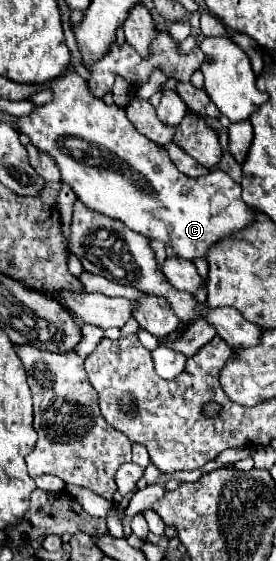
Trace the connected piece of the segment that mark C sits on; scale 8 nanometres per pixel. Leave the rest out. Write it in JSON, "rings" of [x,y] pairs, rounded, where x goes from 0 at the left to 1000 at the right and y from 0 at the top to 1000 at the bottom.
{"rings":[[[254,128],[254,135],[232,135],[188,160],[196,160],[196,178],[188,178],[181,185],[138,189],[116,203],[80,207],[80,210],[65,214],[65,235],[101,239],[109,250],[116,250],[116,257],[123,257],[138,267],[174,271],[181,278],[196,278],[196,285],[203,285],[203,292],[210,292],[210,299],[217,299],[217,307],[225,307],[225,321],[261,332],[261,339],[275,342],[275,349],[283,349],[326,374],[362,378],[362,381],[399,385],[399,389],[428,389],[428,392],[442,392],[464,406],[478,406],[486,414],[507,414],[507,417],[522,417],[522,421],[551,424],[551,428],[580,428],[587,435],[616,439],[616,446],[623,446],[645,460],[667,460],[667,463],[746,460],[754,449],[761,449],[761,442],[783,439],[797,428],[812,428],[819,421],[841,421],[841,417],[855,417],[855,414],[877,414],[884,406],[899,406],[899,403],[920,399],[920,392],[928,392],[928,371],[913,371],[913,367],[899,367],[891,360],[877,360],[870,332],[862,332],[812,303],[775,299],[754,314],[732,314],[732,317],[688,317],[688,314],[659,310],[659,307],[623,292],[623,285],[616,285],[616,278],[609,278],[609,271],[601,271],[594,260],[558,257],[551,250],[536,250],[522,239],[507,239],[507,235],[486,228],[486,221],[478,221],[478,217],[464,214],[464,207],[457,207],[457,193],[428,193],[420,185],[399,185],[399,189],[377,185],[370,175],[355,175],[355,171],[333,168],[333,160],[326,160],[326,153],[312,150],[312,143],[290,139],[290,135],[268,132],[268,128]]]}

